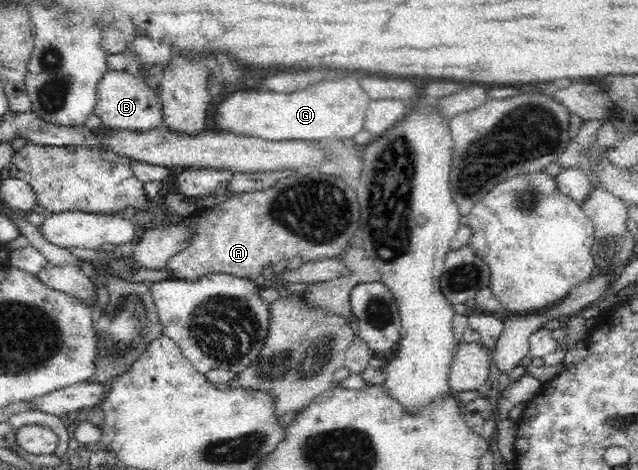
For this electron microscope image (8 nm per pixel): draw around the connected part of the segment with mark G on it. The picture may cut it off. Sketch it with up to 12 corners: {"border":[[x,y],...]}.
{"border":[[352,73],[290,93],[235,92],[215,130],[353,141],[370,99]]}

